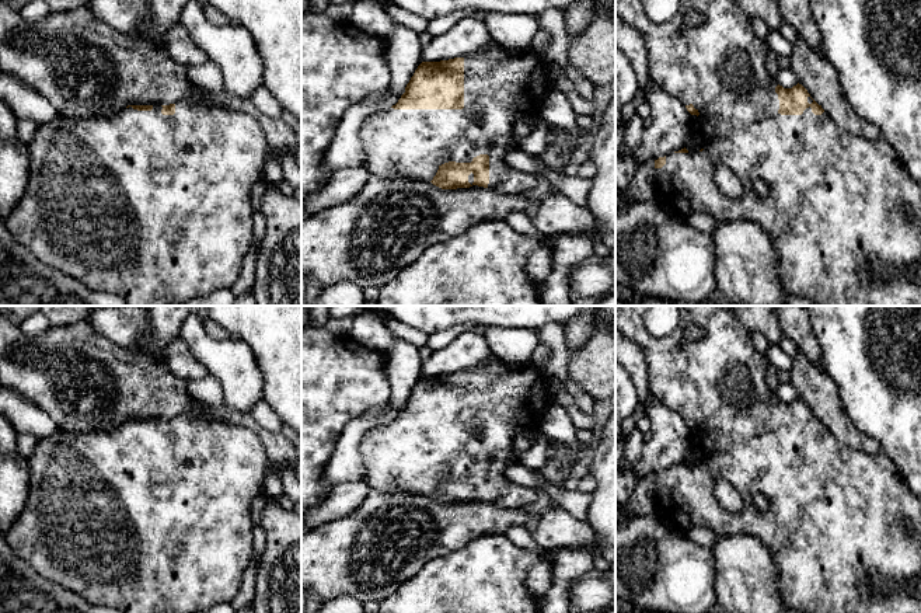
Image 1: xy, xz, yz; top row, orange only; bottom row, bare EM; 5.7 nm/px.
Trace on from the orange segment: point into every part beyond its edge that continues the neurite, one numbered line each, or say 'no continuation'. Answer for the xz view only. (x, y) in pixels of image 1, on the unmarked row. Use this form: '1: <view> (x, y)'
1: xz (499, 397)

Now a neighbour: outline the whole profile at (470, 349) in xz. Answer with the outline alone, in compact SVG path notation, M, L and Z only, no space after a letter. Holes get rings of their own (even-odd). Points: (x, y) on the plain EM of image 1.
M467 331L447 346L433 351L423 362L423 376L440 376L454 372L467 372L488 362L493 356L482 332Z

